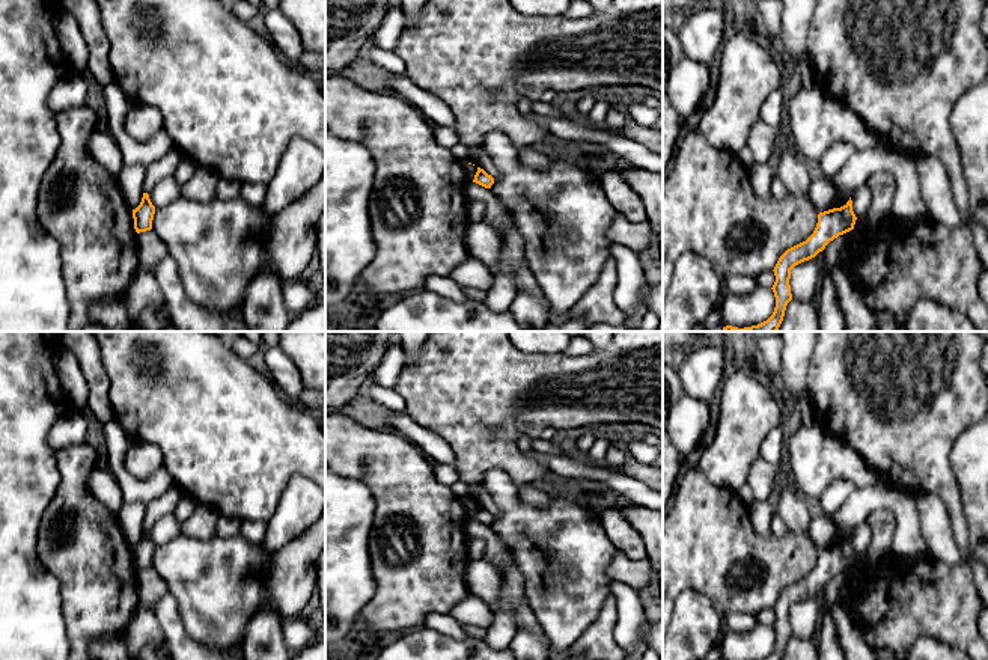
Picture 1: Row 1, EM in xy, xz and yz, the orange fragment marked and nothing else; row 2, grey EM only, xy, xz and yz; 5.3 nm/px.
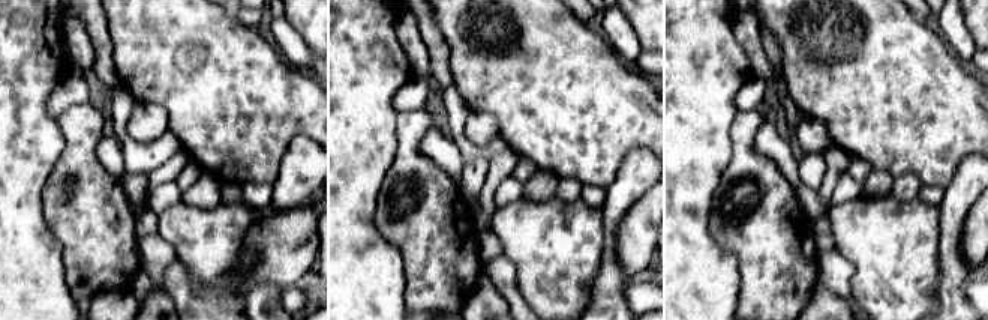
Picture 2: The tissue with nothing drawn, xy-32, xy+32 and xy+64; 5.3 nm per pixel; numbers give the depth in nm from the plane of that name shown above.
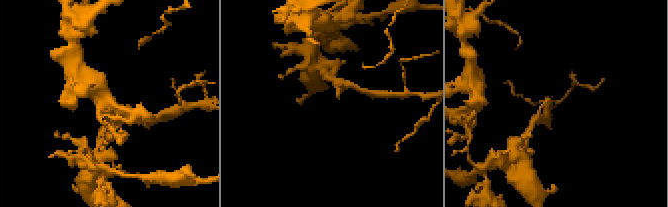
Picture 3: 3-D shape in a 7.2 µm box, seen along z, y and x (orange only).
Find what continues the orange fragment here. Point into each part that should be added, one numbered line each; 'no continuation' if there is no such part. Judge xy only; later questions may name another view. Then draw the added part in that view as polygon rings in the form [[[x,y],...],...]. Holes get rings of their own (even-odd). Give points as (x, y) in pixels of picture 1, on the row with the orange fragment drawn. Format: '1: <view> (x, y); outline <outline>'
no continuation

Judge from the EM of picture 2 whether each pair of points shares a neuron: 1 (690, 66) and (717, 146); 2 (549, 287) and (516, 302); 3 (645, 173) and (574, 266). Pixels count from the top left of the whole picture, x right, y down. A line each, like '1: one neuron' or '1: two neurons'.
1: one neuron
2: two neurons
3: two neurons

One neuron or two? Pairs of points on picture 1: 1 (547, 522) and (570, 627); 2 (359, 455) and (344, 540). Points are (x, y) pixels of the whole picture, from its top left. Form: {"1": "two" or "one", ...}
{"1": "one", "2": "two"}

